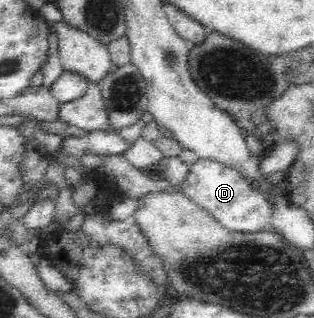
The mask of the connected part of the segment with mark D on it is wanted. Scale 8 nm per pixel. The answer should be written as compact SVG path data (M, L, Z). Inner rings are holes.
M198 158L187 166L186 177L183 183L179 184L180 192L189 198L189 201L210 212L221 226L243 234L255 234L271 228L272 210L264 192L249 186L250 182L238 170L209 158Z

